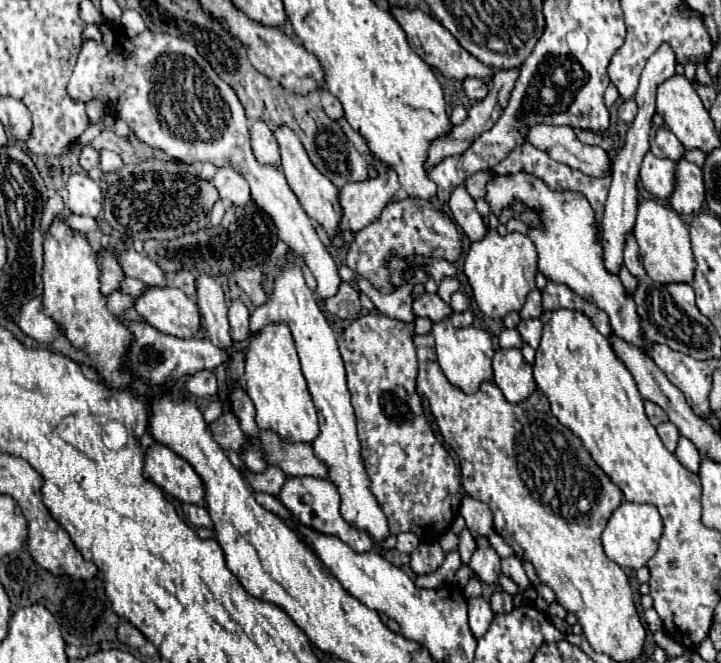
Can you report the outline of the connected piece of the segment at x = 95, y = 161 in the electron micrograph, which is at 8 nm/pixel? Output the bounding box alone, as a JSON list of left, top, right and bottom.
[79,146,99,170]

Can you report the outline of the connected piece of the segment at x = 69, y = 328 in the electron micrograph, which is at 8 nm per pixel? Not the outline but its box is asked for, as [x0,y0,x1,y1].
[43,216,137,388]

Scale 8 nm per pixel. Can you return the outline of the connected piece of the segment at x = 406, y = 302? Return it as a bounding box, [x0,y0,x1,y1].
[339,266,427,322]

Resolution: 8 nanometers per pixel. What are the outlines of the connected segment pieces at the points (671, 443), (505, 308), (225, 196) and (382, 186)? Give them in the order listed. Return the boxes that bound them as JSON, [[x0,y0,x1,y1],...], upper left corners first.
[[657,424,679,452],[465,230,537,320],[211,166,251,206],[339,168,401,232]]

